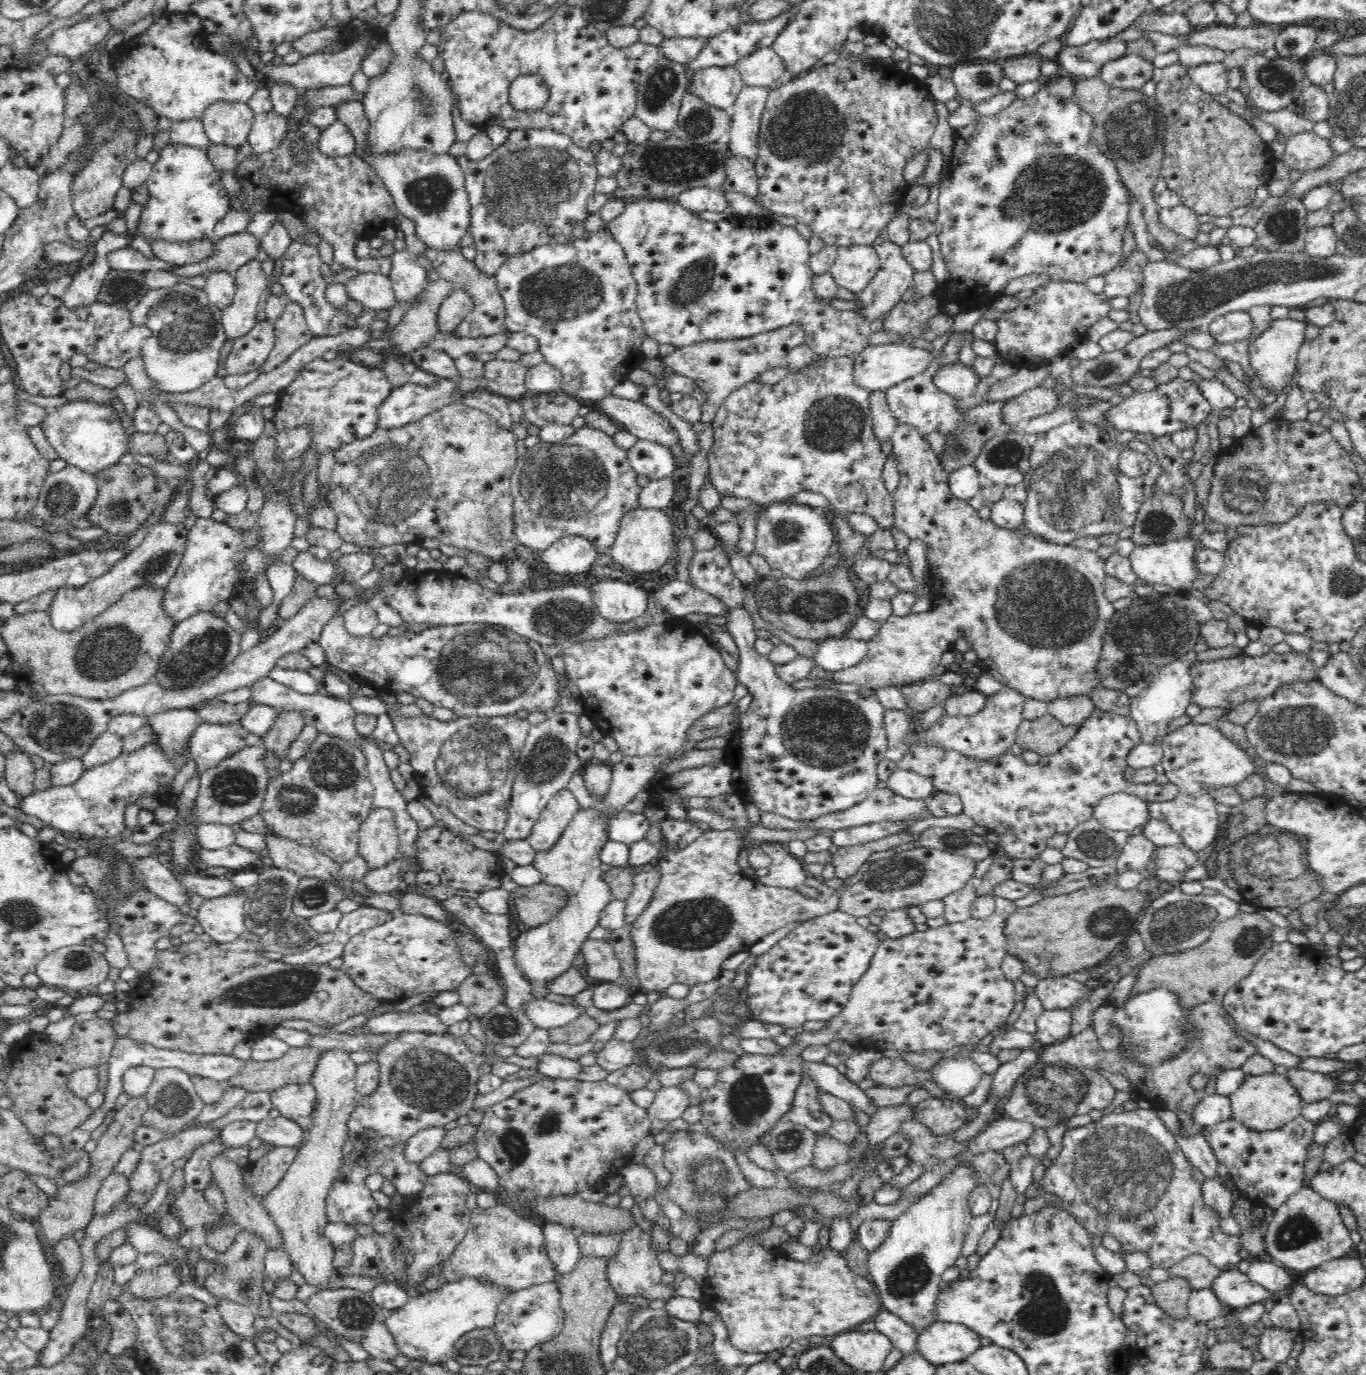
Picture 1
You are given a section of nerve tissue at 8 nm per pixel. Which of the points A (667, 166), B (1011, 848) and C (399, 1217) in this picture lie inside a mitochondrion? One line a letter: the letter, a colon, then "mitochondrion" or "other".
A: mitochondrion
B: other
C: other

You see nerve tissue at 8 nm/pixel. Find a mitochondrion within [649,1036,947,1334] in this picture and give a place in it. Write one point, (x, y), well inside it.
(704, 1175)

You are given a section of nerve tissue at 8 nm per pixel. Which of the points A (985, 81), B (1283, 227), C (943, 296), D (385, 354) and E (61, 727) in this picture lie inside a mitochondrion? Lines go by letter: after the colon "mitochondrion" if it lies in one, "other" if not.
A: mitochondrion
B: mitochondrion
C: other
D: other
E: mitochondrion

